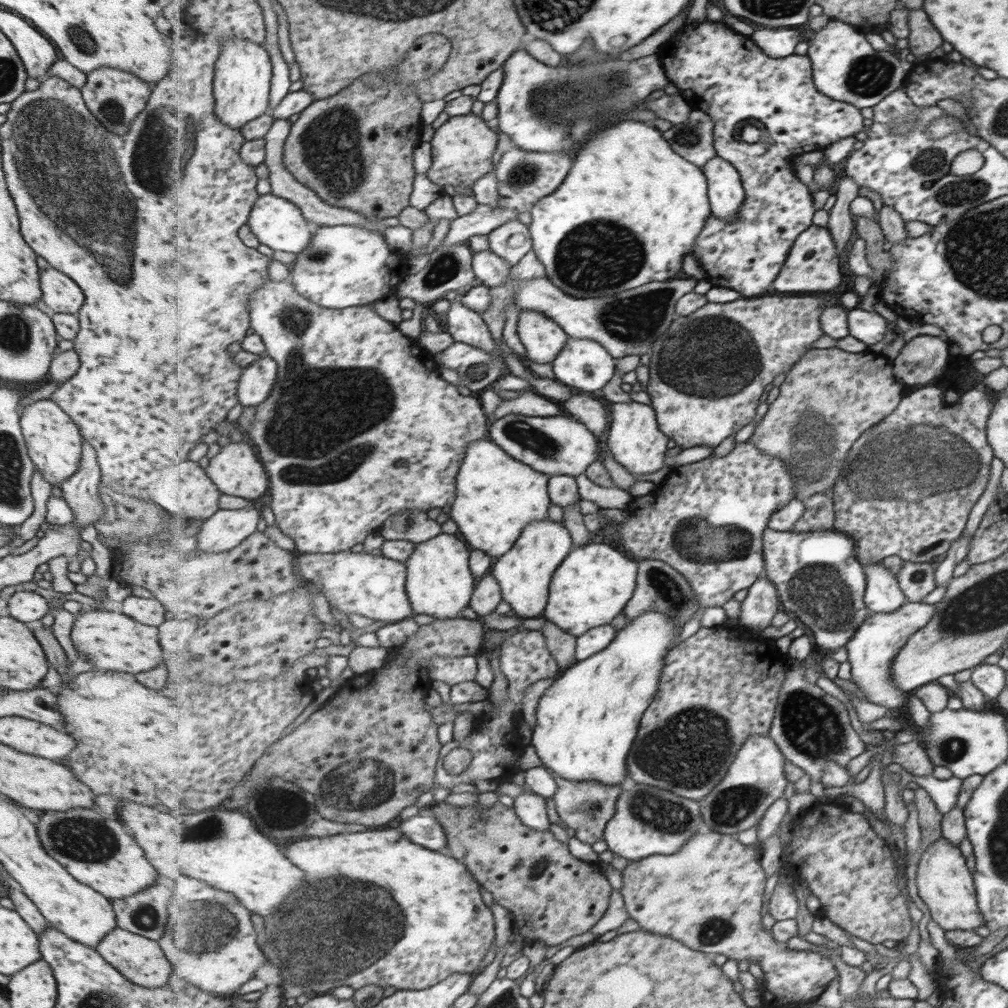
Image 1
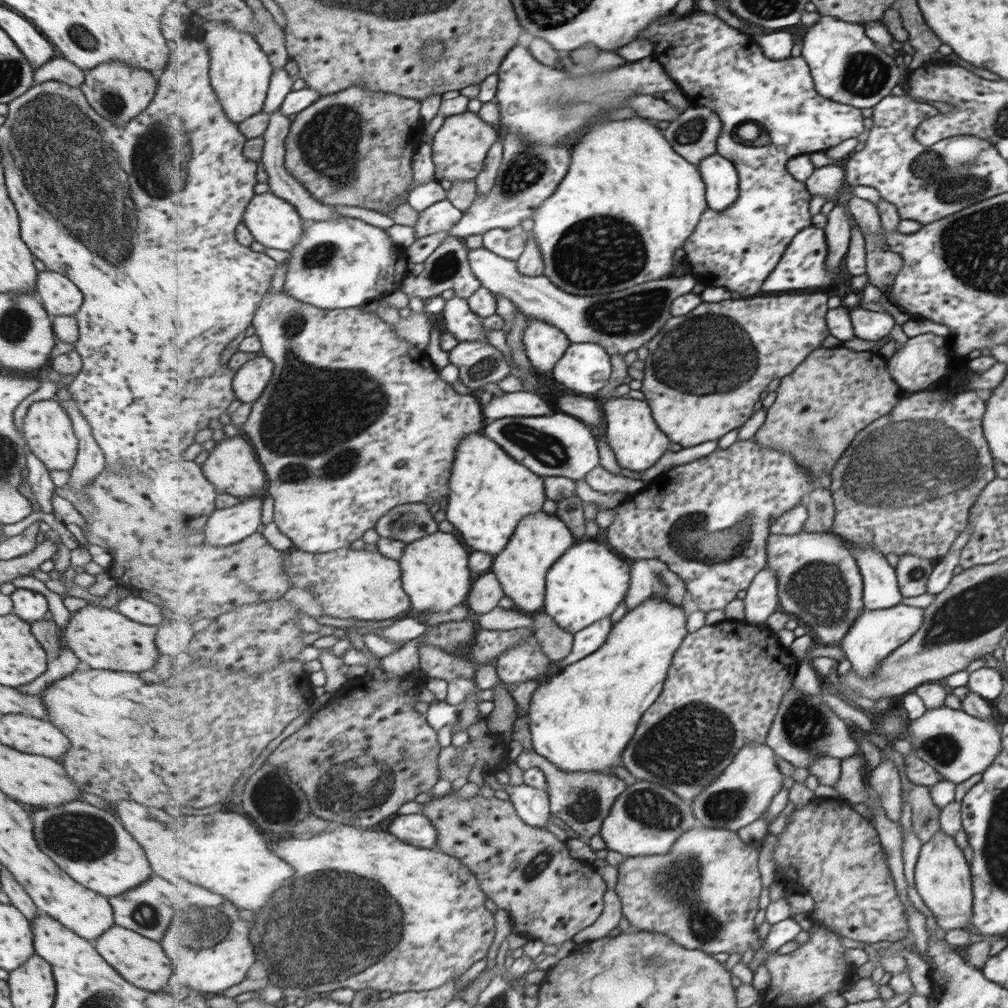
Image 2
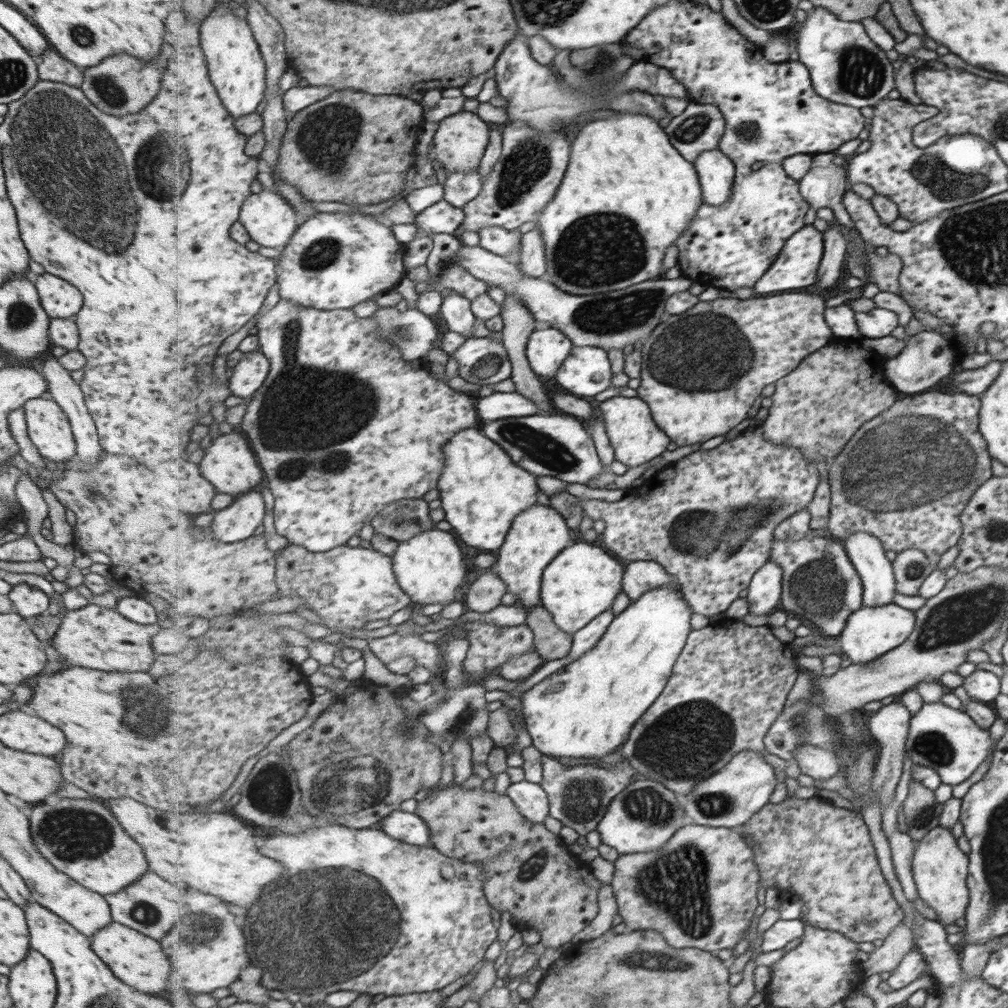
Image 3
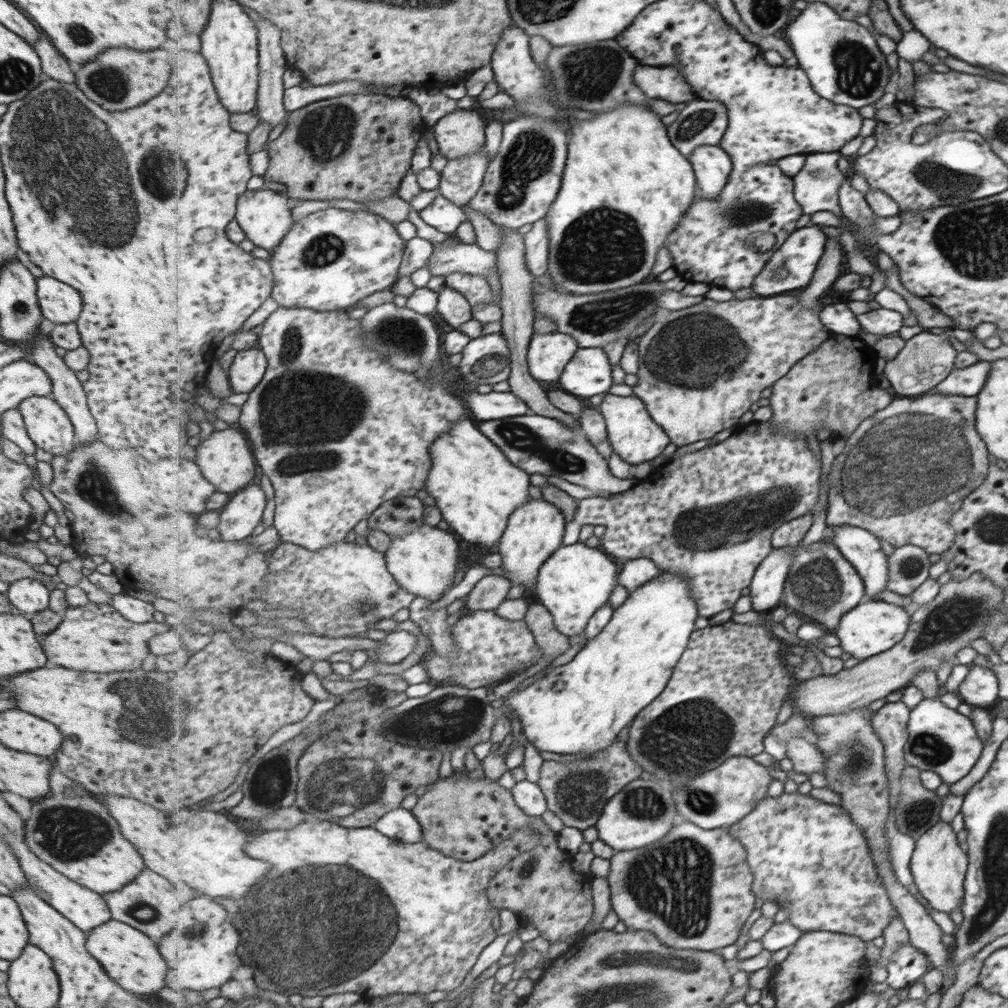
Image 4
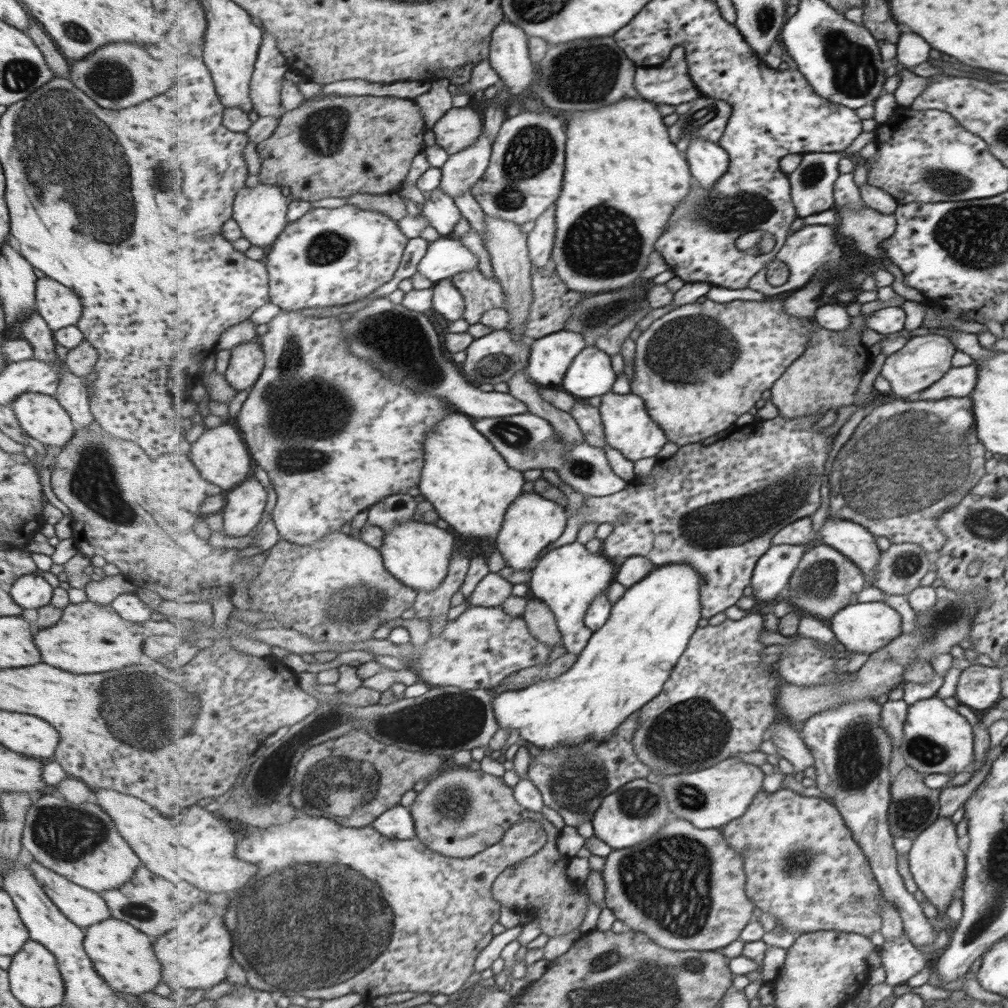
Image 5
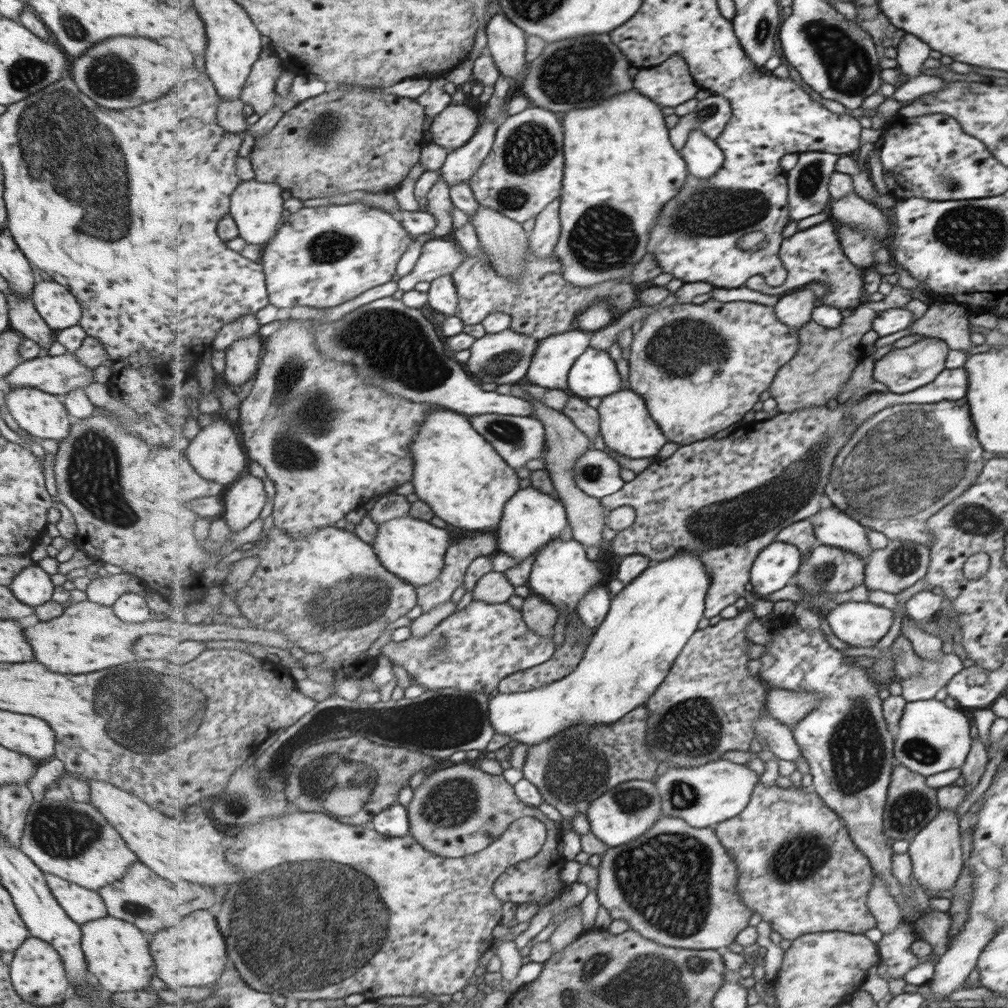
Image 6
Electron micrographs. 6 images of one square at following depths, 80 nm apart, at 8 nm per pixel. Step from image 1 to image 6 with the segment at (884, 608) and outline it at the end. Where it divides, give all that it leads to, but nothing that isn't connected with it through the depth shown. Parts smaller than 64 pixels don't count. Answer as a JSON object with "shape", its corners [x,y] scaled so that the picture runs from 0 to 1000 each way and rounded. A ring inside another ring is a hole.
{"shape":[[[827,500],[814,505],[805,513],[805,517],[813,540],[828,541],[858,556],[864,552],[865,546],[858,533],[860,524]]]}

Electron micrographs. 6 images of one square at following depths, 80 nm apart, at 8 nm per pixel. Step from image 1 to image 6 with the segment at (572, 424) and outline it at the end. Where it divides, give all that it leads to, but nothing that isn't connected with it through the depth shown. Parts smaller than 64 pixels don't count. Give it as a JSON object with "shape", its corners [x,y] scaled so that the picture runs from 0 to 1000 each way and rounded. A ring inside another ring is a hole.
{"shape":[[[495,411],[475,412],[465,414],[469,423],[477,433],[489,439],[492,447],[509,463],[519,464],[525,456],[538,454],[542,447],[542,427],[540,421],[523,413],[499,413]],[[585,444],[574,454],[568,468],[572,482],[593,495],[616,487],[622,480],[616,473],[614,458],[590,444]]]}

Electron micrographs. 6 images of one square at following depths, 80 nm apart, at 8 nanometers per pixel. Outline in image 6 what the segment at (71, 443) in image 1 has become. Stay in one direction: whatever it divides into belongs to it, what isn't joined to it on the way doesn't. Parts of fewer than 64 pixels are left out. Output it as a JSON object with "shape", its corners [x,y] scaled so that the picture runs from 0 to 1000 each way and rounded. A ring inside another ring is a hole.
{"shape":[[[26,383],[13,384],[4,392],[4,401],[18,424],[39,437],[51,435],[59,438],[67,432],[71,417],[61,401],[60,392],[52,392],[41,386]]]}

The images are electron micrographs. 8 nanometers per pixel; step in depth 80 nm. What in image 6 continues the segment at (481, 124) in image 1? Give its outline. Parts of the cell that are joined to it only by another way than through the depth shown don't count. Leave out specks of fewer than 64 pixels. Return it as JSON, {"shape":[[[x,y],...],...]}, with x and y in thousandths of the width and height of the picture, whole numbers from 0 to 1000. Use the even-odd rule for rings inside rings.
{"shape":[[[445,104],[428,122],[431,143],[449,151],[467,141],[476,126],[475,114],[462,104]]]}

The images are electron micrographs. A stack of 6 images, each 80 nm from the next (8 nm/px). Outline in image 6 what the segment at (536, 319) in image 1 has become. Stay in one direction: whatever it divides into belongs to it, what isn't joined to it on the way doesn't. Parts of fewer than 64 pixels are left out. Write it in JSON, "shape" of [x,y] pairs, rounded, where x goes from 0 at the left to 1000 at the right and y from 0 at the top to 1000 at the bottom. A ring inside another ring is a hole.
{"shape":[[[569,325],[535,339],[522,378],[547,387],[561,387],[568,363],[583,348],[586,337],[586,330]]]}

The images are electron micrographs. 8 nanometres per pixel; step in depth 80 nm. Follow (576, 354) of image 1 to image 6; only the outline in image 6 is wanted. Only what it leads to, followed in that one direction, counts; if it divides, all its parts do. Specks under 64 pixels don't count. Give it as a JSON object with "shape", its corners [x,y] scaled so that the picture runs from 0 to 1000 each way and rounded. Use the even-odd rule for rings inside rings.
{"shape":[[[585,344],[564,371],[564,385],[573,394],[600,395],[616,388],[618,374],[604,349]]]}

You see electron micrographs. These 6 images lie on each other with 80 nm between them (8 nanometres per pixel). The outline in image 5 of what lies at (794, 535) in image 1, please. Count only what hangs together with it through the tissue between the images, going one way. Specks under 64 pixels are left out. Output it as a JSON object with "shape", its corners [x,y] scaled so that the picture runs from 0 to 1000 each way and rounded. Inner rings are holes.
{"shape":[[[809,539],[795,555],[794,562],[787,568],[782,579],[784,599],[788,603],[795,603],[815,617],[820,618],[827,614],[830,606],[846,597],[846,591],[855,585],[858,579],[853,563],[843,557],[837,550],[830,548],[829,544],[818,539]]]}

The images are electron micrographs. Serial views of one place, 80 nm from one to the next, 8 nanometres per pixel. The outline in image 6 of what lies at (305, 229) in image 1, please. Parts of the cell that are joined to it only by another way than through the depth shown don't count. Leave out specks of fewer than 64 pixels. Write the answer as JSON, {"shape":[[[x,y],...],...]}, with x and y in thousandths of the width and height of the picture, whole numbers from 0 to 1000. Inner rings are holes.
{"shape":[[[254,177],[241,180],[230,192],[228,212],[234,218],[238,234],[247,242],[265,242],[277,230],[284,216],[285,191],[275,182],[260,182]]]}

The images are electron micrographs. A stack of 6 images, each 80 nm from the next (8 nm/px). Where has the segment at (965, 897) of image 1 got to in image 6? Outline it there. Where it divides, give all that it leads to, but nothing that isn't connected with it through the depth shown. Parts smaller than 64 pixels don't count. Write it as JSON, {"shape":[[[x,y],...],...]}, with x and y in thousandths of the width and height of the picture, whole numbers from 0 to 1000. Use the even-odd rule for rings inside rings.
{"shape":[[[931,803],[929,810],[906,832],[902,834],[900,848],[903,852],[906,871],[916,883],[922,884],[924,894],[928,894],[930,885],[945,882],[945,875],[951,872],[951,863],[955,861],[953,843],[951,843],[951,817],[943,803]]]}

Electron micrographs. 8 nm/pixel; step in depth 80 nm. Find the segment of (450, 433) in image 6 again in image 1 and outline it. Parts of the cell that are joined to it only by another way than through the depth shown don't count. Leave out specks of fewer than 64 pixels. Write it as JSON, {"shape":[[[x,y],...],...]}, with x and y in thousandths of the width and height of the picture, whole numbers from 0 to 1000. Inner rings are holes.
{"shape":[[[473,437],[473,440],[465,444],[465,452],[461,452],[461,460],[457,460],[457,472],[453,472],[453,500],[446,504],[447,514],[467,545],[479,547],[491,558],[508,546],[525,519],[545,514],[545,502],[548,499],[545,478],[545,471],[511,456],[497,441],[487,437]]]}

